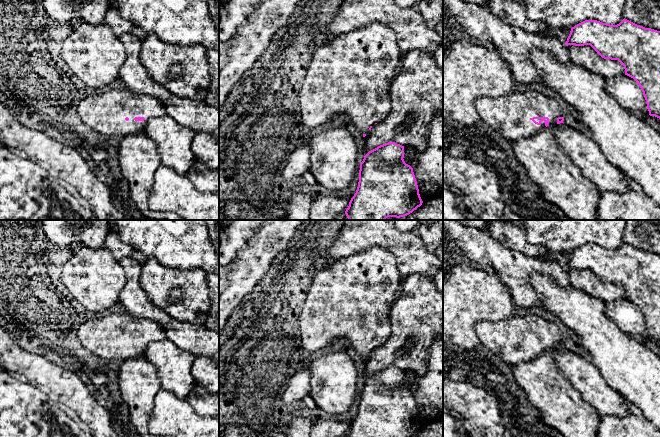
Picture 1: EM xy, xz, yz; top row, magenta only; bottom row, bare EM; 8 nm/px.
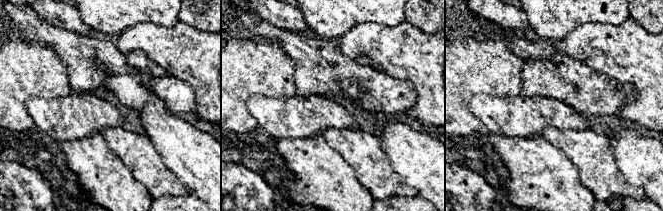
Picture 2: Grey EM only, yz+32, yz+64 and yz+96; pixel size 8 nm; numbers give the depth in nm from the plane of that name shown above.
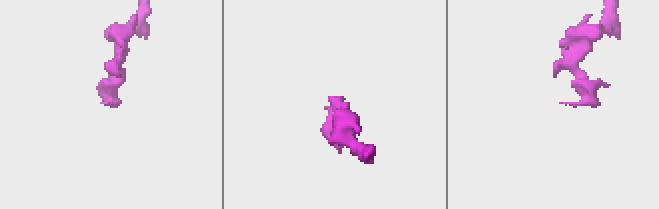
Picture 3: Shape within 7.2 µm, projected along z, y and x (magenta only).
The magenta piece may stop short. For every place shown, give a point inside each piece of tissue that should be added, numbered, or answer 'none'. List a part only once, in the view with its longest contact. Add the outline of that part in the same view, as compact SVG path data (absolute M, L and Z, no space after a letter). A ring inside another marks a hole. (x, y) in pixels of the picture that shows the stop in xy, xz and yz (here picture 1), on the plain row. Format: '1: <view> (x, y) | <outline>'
1: yz (510, 339) | M533 313L514 315L497 322L479 321L475 325L475 332L481 345L510 364L530 361L546 351L544 345L540 349L535 348L531 344L533 341L548 341L549 349L553 349L557 348L558 341L566 339L554 322L547 321Z

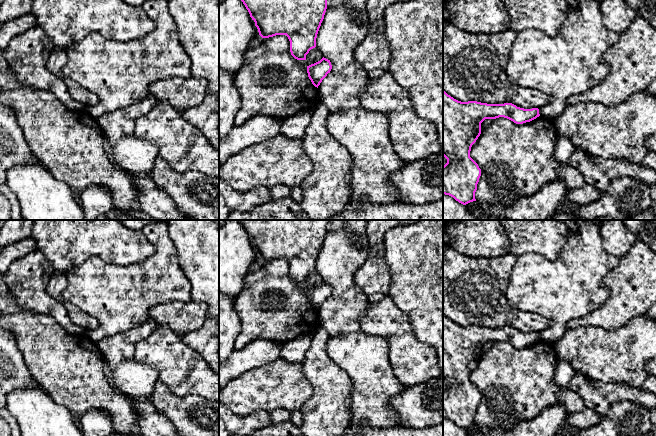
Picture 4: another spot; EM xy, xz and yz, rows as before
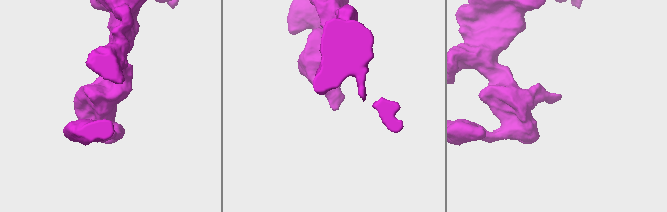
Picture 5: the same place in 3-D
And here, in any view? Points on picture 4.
none

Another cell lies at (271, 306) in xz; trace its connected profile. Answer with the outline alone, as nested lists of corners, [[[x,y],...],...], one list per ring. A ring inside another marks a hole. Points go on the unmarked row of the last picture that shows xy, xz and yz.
[[[286,259],[263,262],[262,267],[245,277],[243,290],[233,299],[242,330],[235,340],[234,350],[242,350],[257,340],[267,340],[282,345],[302,334],[313,334],[319,329],[319,315],[308,301],[307,291],[323,282],[315,271],[305,284],[295,283],[290,276],[290,265]]]

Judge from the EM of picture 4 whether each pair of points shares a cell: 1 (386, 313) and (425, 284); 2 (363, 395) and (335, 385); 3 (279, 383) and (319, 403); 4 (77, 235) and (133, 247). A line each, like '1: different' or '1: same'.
1: different
2: different
3: different
4: same

